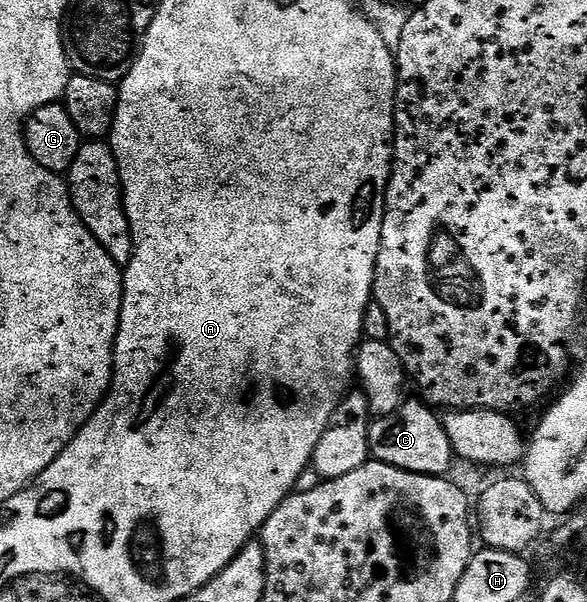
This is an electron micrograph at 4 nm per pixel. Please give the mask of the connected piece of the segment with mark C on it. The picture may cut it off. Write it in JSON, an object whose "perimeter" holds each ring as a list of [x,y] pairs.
{"perimeter":[[[405,399],[394,414],[373,419],[370,426],[371,459],[407,472],[447,477],[451,473],[448,471],[452,468],[454,453],[444,429],[444,421],[423,399],[415,399]]]}

